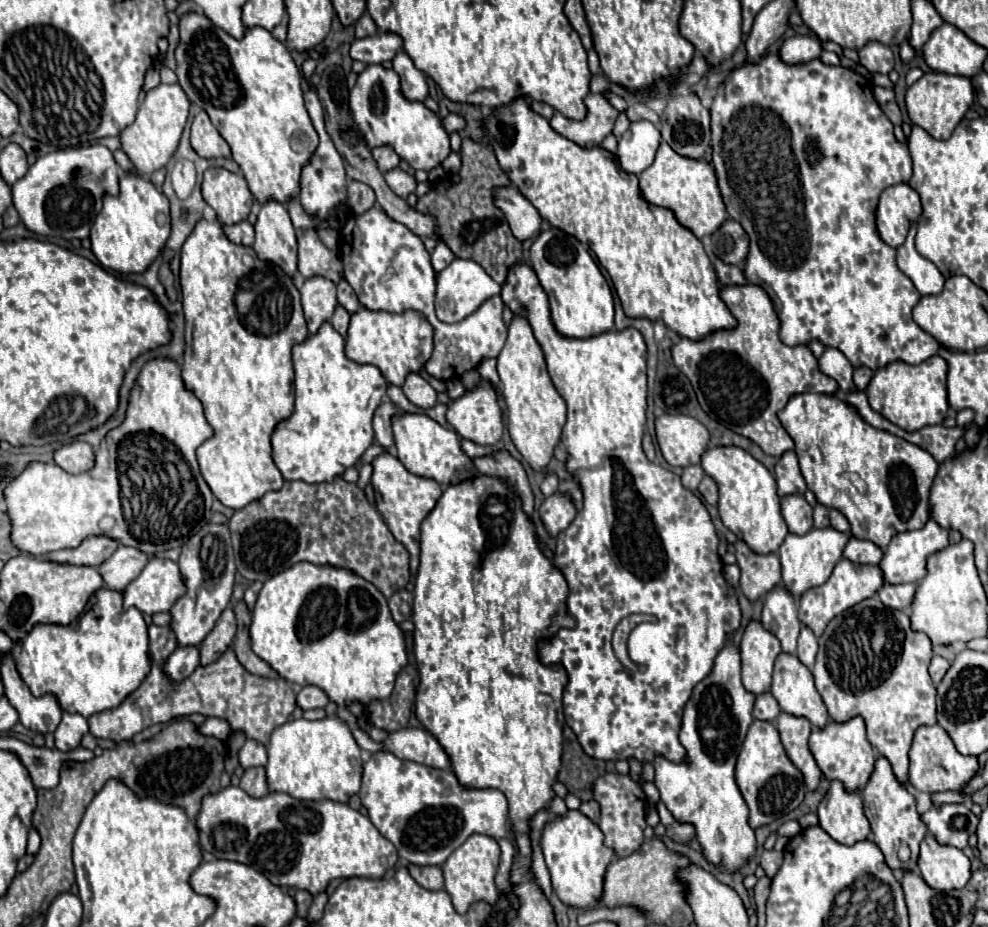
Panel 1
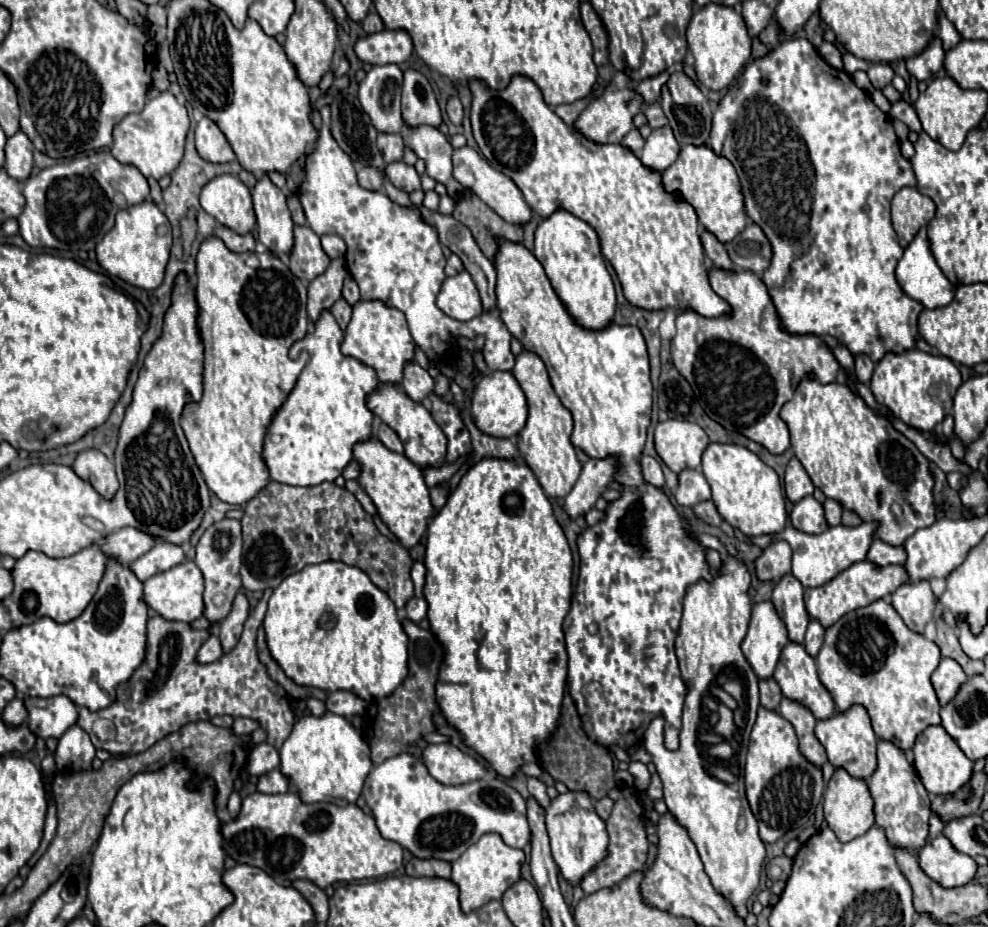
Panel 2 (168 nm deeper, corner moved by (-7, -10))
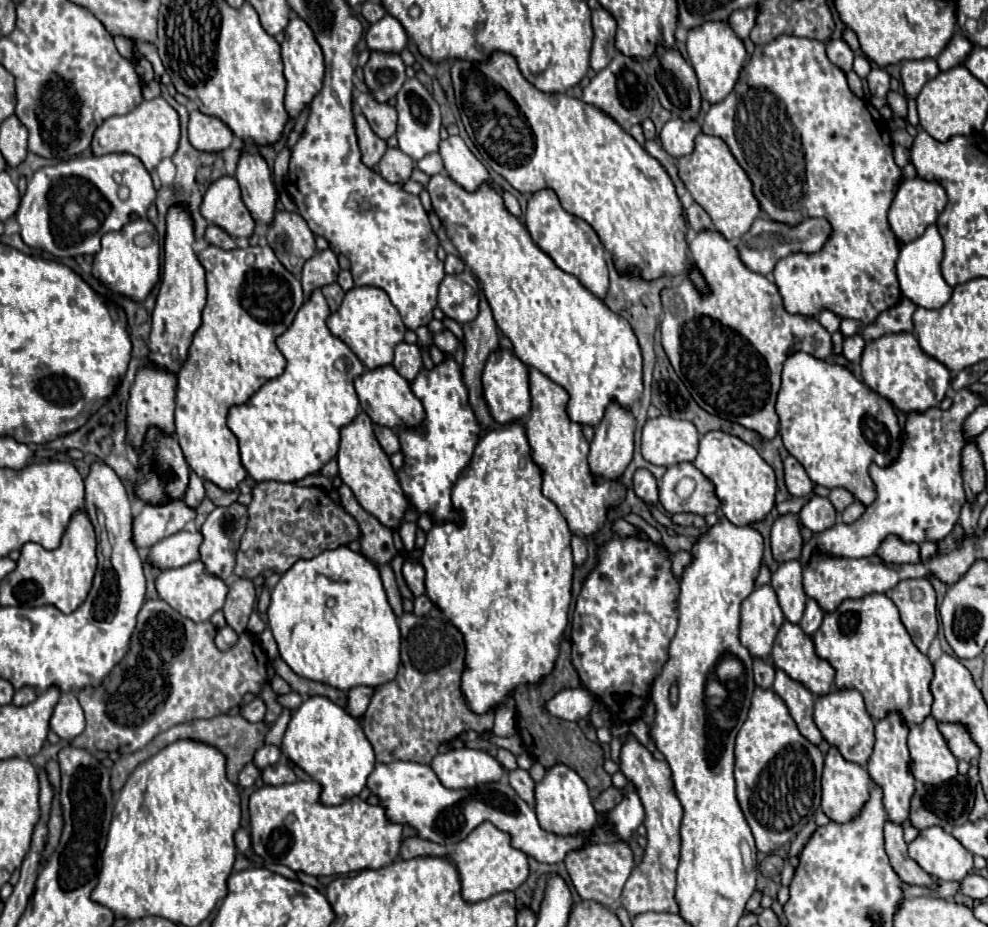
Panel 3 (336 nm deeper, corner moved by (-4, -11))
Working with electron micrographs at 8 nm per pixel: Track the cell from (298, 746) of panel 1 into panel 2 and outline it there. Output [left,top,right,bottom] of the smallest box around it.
[280,712,372,804]

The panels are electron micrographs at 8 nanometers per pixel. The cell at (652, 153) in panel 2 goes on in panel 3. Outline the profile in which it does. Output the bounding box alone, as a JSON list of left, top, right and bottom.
[661,119,701,157]

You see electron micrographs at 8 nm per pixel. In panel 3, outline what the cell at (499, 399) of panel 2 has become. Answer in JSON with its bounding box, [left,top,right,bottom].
[483,349,531,425]

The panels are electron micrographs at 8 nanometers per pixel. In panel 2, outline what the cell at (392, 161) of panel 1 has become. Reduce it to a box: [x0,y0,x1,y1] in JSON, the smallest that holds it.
[378,134,404,164]

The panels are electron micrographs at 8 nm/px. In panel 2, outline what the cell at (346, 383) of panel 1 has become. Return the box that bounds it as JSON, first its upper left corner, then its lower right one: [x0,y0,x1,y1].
[262,312,380,486]

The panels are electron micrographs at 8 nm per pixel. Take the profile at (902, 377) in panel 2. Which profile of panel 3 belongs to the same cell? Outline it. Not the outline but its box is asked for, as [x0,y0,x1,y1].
[843,333,951,413]

